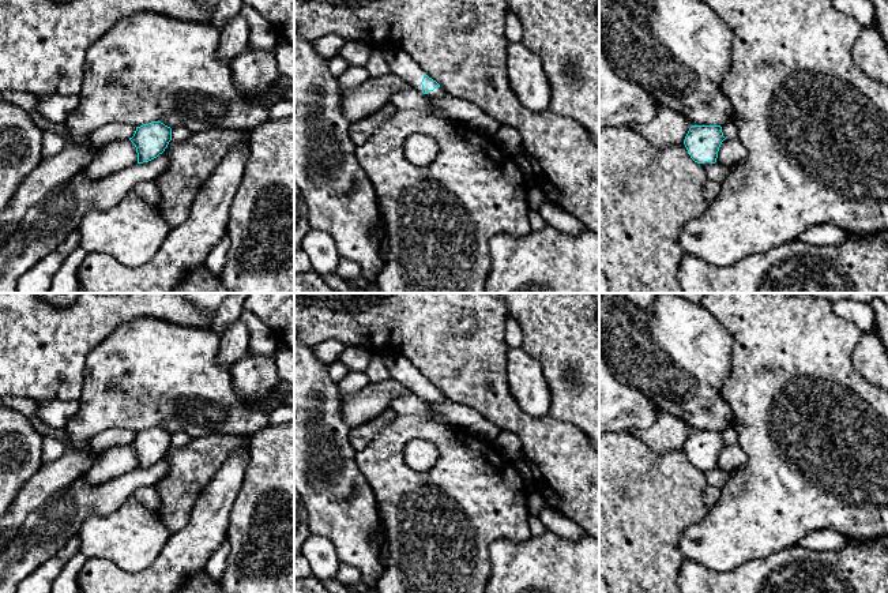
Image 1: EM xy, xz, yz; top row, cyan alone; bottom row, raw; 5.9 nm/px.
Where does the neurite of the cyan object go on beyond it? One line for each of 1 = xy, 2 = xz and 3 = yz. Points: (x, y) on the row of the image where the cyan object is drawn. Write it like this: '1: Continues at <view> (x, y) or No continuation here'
1: Continues at xy (117, 154)
2: Continues at xz (401, 64)
3: Continues at yz (732, 151)

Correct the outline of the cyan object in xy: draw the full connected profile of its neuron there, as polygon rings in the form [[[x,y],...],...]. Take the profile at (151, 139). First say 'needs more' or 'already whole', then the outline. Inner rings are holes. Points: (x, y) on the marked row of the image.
needs more; [[[161,121],[136,127],[132,138],[102,146],[98,155],[86,168],[86,177],[94,183],[110,180],[124,168],[157,158],[170,140],[172,128]]]

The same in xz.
needs more; [[[383,46],[377,49],[385,59],[392,74],[406,80],[411,87],[395,91],[391,104],[396,109],[411,109],[437,117],[445,117],[429,104],[430,97],[445,97],[440,85],[429,78],[422,68],[402,48]]]

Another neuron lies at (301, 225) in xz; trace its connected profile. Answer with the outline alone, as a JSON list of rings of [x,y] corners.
[[[294,183],[294,251],[302,249],[302,241],[311,225],[302,191]]]

